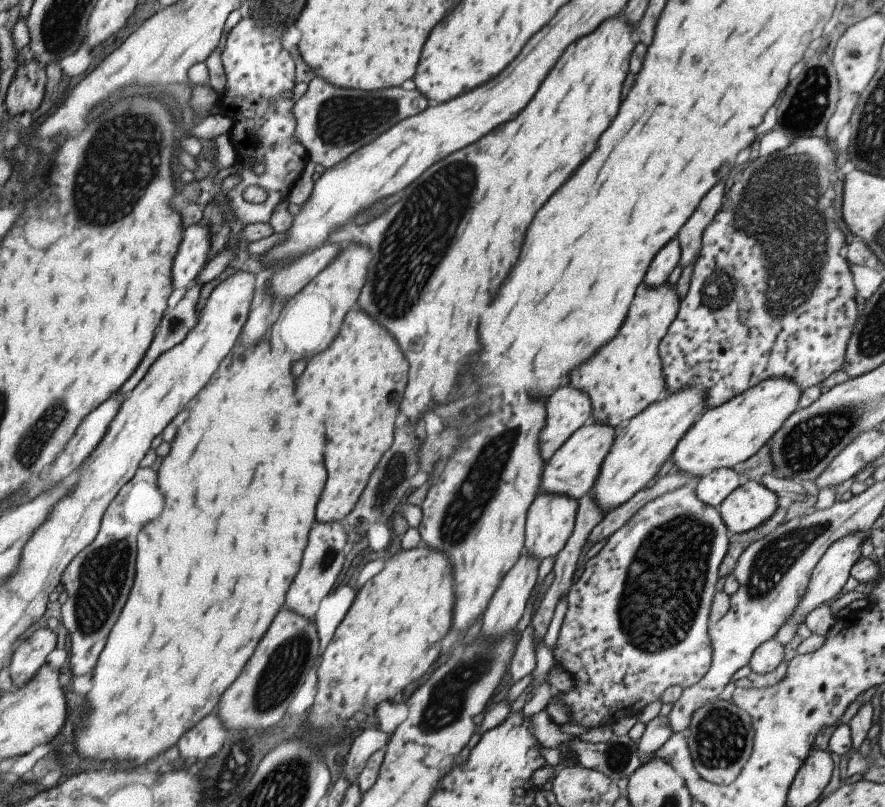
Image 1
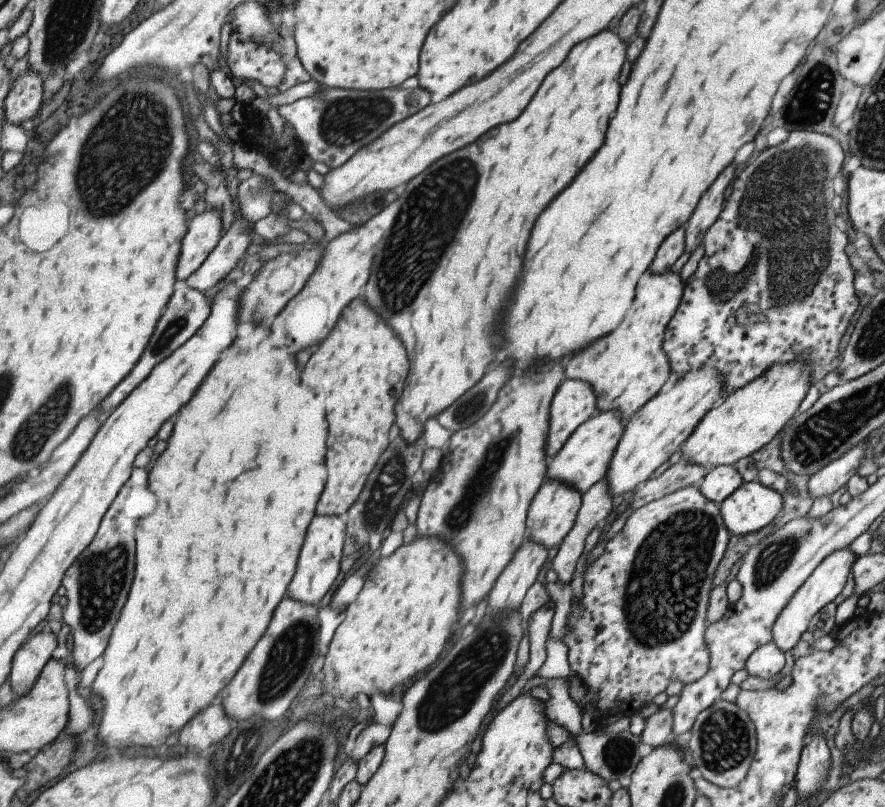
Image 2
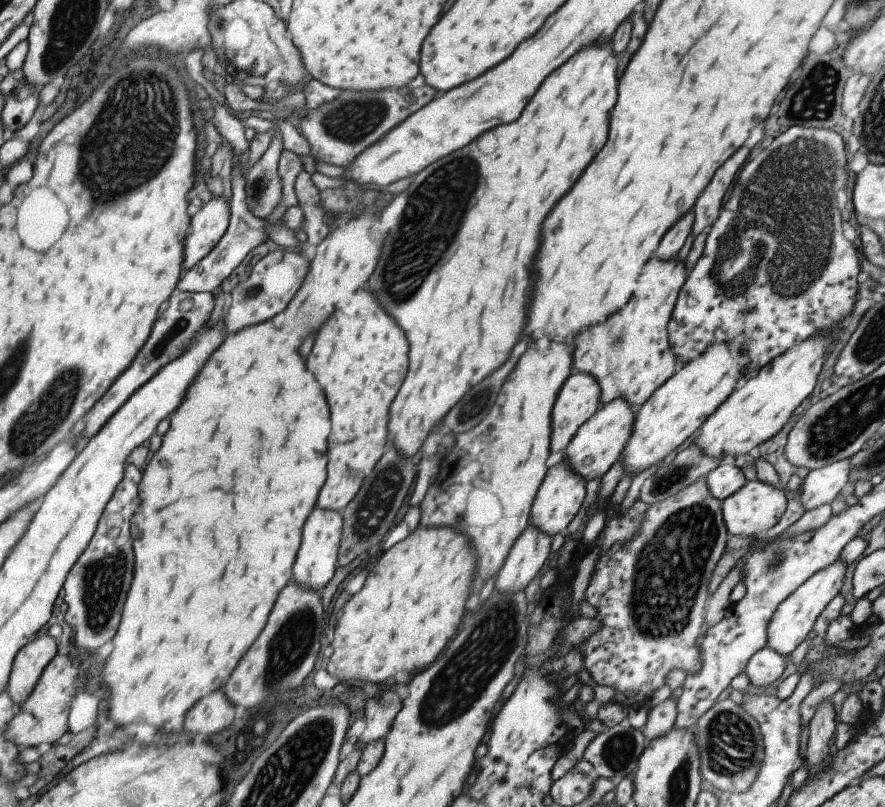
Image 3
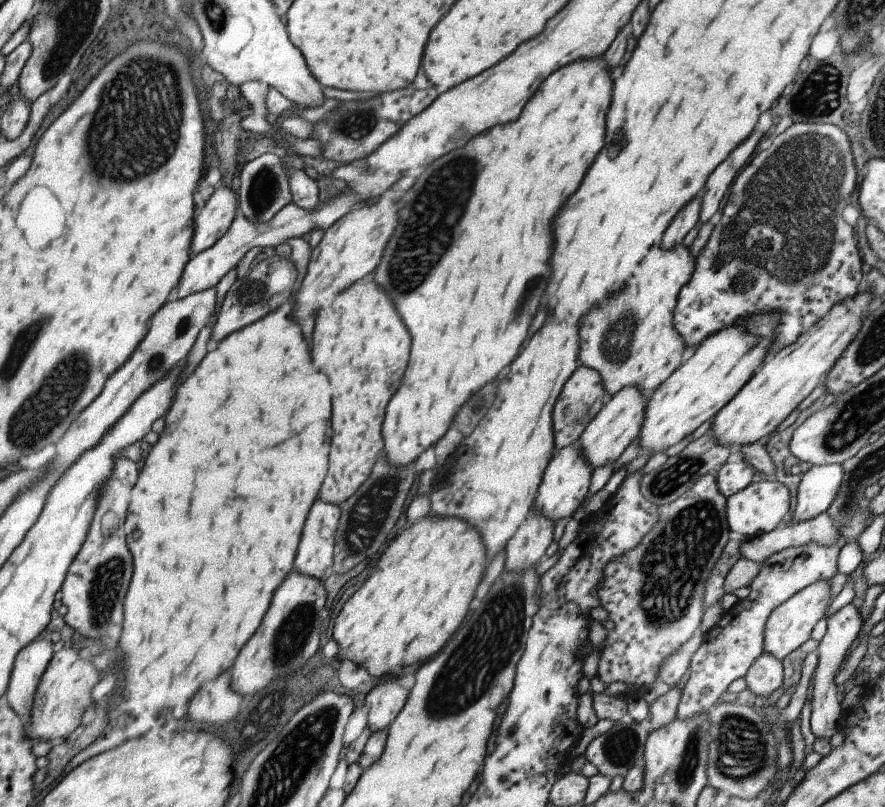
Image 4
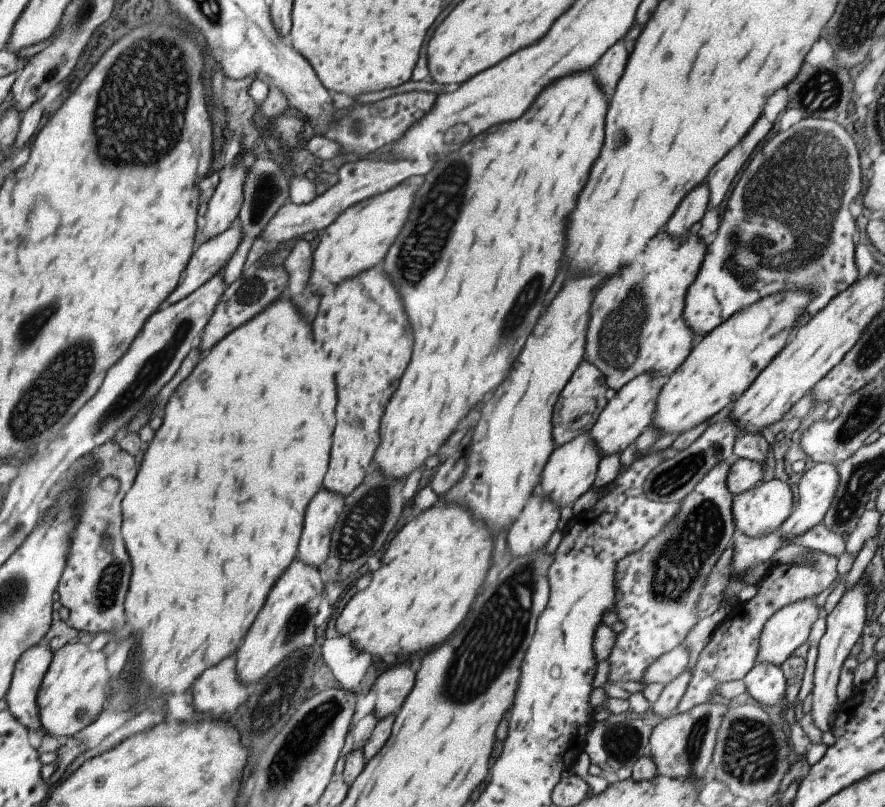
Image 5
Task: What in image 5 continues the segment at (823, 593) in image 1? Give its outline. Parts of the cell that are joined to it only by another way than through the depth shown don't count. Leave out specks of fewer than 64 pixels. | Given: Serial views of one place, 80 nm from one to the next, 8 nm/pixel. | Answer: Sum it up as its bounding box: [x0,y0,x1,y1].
[756,596,821,666]

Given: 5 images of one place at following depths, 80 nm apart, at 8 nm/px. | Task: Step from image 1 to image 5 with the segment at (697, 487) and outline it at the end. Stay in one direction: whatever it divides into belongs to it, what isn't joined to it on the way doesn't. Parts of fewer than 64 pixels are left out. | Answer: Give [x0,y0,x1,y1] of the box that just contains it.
[726,458,765,496]

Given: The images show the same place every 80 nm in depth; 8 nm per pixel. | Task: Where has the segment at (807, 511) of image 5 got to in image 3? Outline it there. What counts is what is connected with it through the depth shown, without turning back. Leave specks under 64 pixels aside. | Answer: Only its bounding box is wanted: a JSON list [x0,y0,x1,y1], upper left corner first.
[799,459,848,510]

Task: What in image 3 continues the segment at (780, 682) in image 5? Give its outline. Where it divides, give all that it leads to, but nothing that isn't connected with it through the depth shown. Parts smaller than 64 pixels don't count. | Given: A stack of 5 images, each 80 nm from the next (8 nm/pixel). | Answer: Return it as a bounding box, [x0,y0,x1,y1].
[744,646,785,688]

